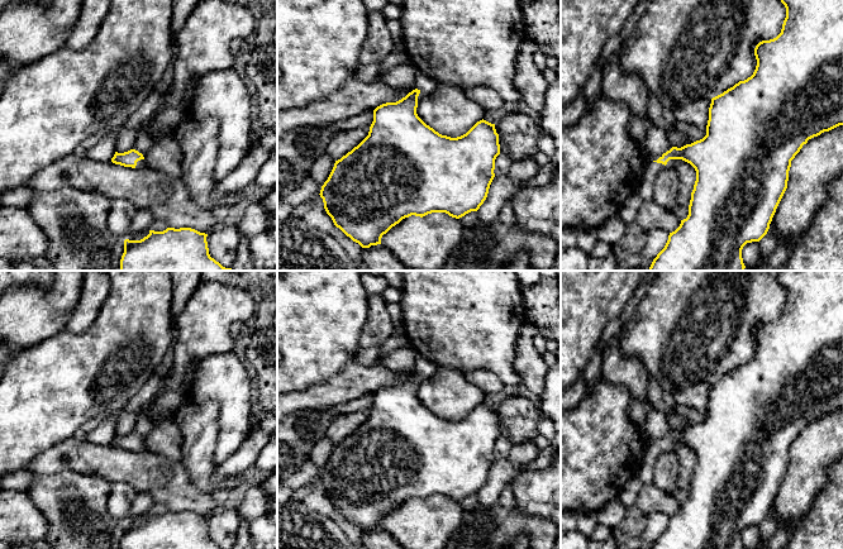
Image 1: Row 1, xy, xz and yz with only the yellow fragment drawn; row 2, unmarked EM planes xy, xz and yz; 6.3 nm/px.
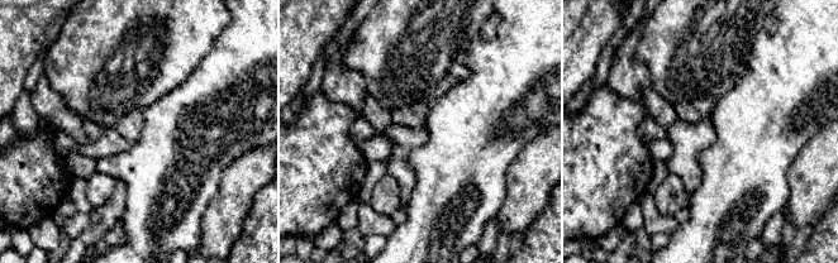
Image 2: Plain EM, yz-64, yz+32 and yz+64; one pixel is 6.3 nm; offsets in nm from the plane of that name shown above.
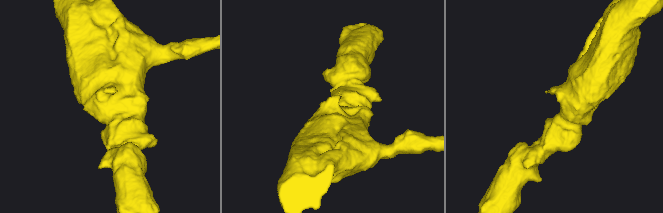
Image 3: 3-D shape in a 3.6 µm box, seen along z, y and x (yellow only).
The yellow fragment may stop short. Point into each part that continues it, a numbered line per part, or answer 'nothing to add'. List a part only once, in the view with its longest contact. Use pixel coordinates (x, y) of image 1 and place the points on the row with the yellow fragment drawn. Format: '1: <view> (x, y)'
1: yz (652, 168)

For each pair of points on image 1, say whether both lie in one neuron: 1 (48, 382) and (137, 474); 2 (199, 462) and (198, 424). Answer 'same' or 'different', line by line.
1: different
2: same

